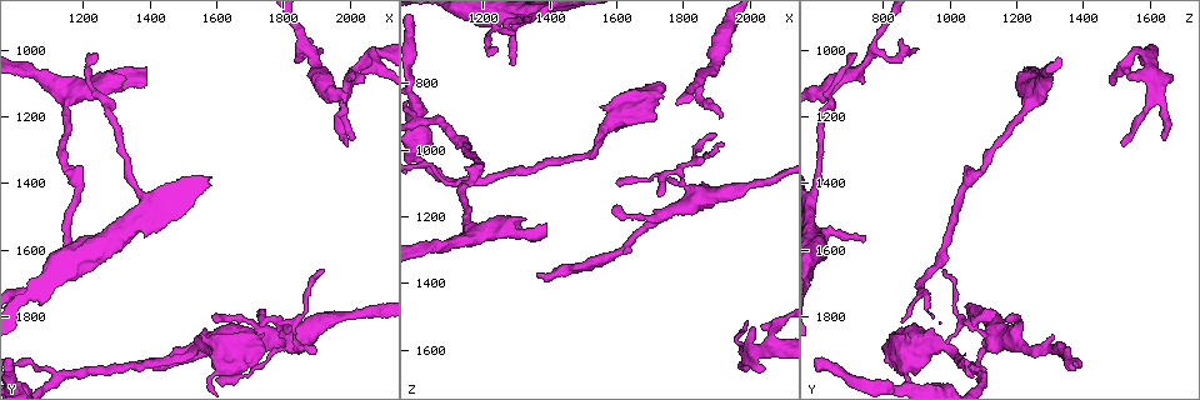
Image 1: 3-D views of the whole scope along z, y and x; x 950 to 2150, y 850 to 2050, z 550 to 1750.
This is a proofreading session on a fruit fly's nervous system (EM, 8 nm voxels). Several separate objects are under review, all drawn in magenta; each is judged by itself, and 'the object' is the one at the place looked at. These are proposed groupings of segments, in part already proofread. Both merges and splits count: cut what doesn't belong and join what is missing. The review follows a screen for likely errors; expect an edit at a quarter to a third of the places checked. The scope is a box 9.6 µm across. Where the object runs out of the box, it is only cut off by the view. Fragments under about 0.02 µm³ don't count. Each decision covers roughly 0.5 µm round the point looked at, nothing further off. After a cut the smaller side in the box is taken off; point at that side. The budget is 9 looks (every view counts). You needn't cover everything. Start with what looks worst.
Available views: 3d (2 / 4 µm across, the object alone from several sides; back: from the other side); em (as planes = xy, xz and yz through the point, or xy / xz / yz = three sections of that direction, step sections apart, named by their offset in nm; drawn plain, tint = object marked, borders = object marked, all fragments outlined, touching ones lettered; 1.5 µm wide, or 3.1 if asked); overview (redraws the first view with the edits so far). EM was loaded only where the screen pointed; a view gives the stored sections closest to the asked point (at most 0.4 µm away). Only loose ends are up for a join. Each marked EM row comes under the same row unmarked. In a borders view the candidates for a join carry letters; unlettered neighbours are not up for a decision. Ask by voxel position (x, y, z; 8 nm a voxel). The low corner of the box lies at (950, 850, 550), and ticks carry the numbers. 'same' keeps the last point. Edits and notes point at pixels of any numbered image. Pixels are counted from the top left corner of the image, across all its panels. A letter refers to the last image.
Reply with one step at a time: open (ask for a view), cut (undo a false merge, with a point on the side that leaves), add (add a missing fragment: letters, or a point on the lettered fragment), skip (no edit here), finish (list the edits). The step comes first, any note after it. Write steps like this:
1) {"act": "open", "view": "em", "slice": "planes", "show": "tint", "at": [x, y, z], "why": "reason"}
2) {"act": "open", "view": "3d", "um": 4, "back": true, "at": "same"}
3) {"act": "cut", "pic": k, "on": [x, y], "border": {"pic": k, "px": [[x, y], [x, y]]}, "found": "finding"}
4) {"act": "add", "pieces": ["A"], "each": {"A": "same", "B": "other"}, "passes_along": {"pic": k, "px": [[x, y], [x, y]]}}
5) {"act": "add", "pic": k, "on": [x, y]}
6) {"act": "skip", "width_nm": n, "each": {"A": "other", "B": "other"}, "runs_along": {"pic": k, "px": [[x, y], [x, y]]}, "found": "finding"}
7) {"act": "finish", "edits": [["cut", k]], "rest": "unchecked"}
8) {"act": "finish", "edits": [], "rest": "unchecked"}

{"act": "open", "view": "3d", "um": 4, "back": true, "at": [1370, 1940, 1370]}

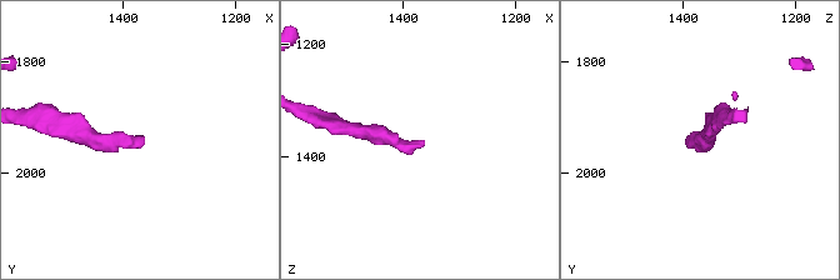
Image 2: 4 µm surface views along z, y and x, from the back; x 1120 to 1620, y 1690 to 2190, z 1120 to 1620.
{"act": "open", "view": "em", "slice": "xy", "step": 8, "show": "tint", "at": [1360, 1935, 1370], "why": "now the EM"}

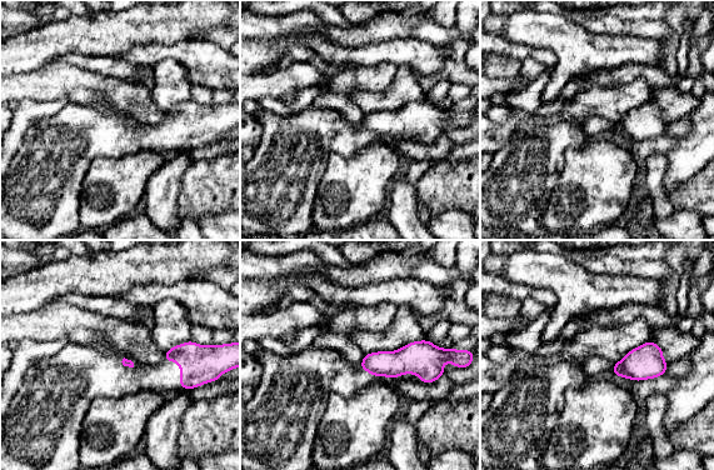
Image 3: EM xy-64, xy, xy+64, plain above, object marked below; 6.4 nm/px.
{"act": "open", "view": "em", "slice": "planes", "show": "borders", "at": "same"}

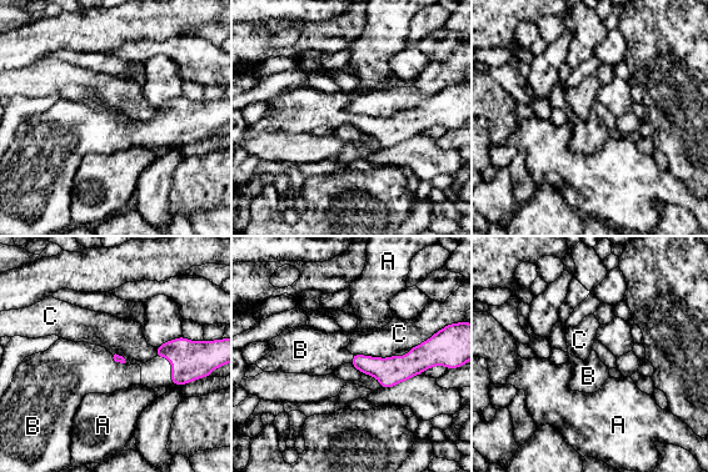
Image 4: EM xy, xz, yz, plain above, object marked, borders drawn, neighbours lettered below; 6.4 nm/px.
{"act": "add", "pieces": ["B"], "each": {"A": "other", "B": "same", "C": "other"}, "passes_along": {"pic": 4, "px": [[388, 371], [352, 358], [314, 352]]}, "found": "it goes on there"}

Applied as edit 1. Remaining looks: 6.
{"act": "open", "view": "3d", "um": 2, "at": [2000, 1090, 1540], "why": "an open end"}

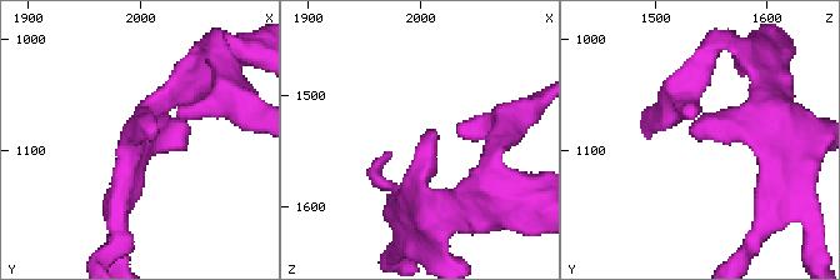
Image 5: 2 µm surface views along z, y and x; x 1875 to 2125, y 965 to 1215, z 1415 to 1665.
{"act": "open", "view": "em", "slice": "planes", "show": "borders", "at": [2010, 1082, 1530], "why": "now the EM"}

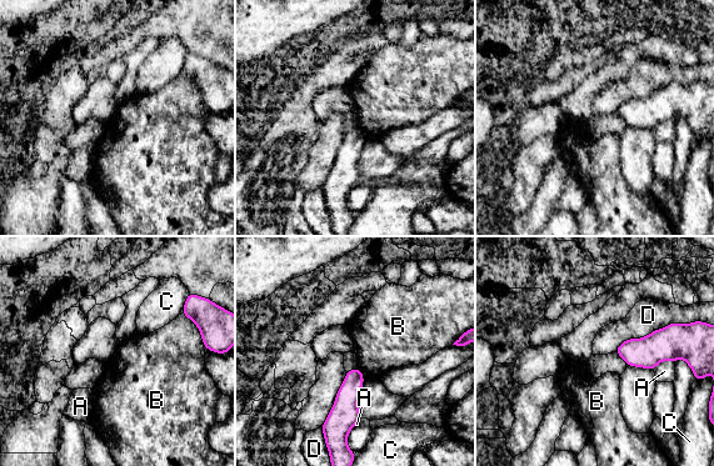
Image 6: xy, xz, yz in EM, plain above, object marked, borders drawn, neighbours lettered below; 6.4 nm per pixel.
{"act": "skip", "each": {"A": "other", "B": "other", "C": "other", "D": "other"}, "border": {"pic": 6, "px": [[688, 322], [629, 337], [614, 351]]}, "found": "none of them fits"}

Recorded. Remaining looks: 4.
{"act": "open", "view": "3d", "um": 4, "at": [1120, 1980, 1100], "why": "three-way junction"}

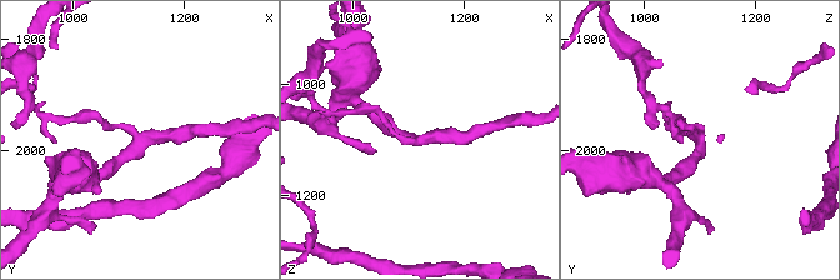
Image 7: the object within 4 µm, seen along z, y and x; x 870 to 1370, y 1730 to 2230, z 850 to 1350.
{"act": "open", "view": "em", "slice": "xz", "step": 8, "show": "tint", "at": [1125, 1980, 1105], "arms": 3, "why": "shape alone is not enough"}

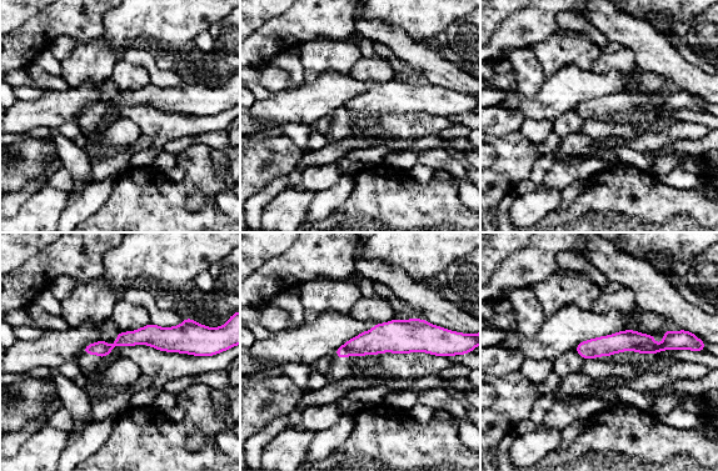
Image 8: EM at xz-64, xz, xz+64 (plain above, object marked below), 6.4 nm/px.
{"act": "open", "view": "em", "slice": "planes", "show": "borders", "at": "same", "why": "another direction"}

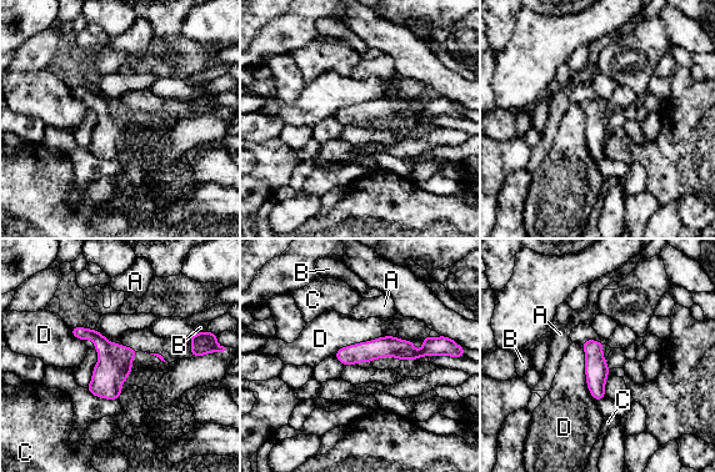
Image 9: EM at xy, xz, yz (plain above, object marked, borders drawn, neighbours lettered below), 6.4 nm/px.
{"act": "cut", "pic": 9, "on": [103, 345], "each": {"A": "other", "B": "other", "C": "other", "D": "other"}, "border": {"pic": 9, "px": [[113, 344], [108, 351], [99, 354]]}, "found": "two neurons meet here"}

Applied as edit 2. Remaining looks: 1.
{"act": "finish", "edits": [["add", 4], ["cut", 9]], "rest": "unchecked"}

